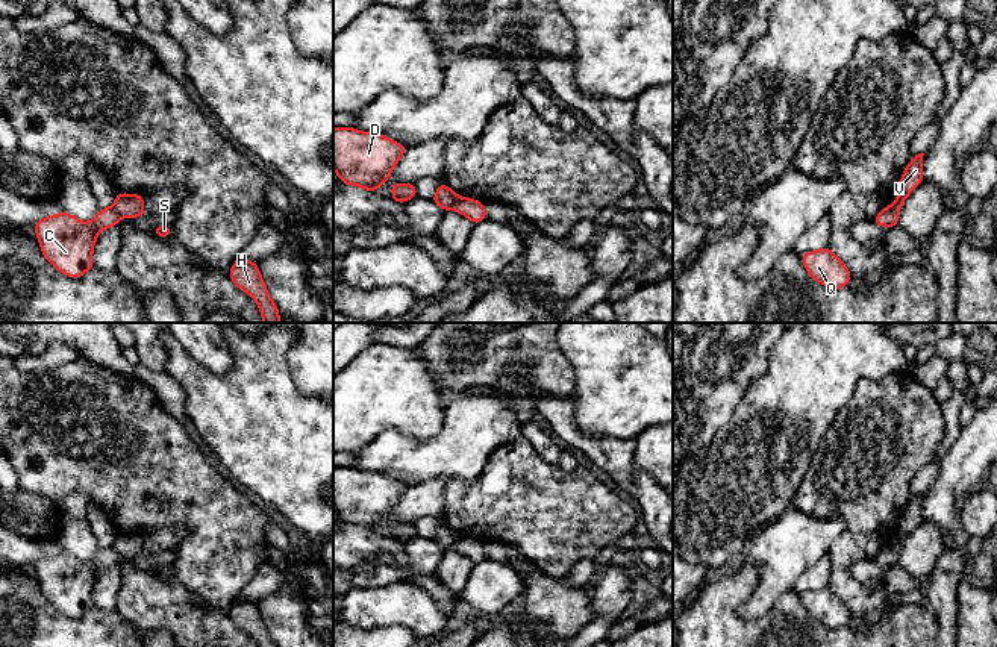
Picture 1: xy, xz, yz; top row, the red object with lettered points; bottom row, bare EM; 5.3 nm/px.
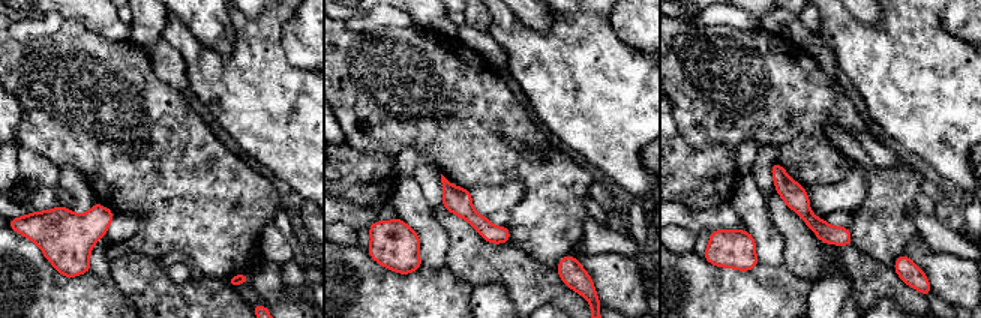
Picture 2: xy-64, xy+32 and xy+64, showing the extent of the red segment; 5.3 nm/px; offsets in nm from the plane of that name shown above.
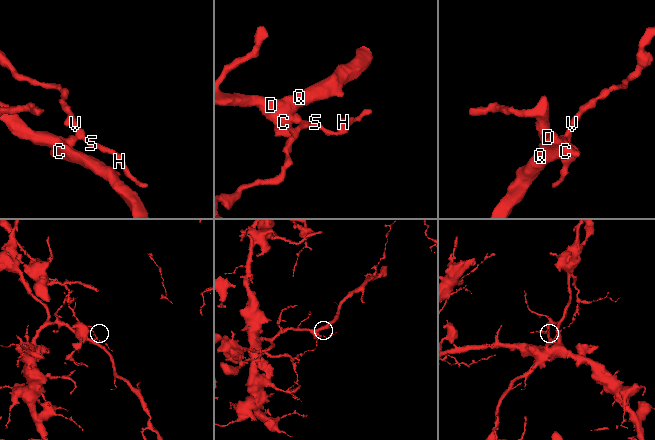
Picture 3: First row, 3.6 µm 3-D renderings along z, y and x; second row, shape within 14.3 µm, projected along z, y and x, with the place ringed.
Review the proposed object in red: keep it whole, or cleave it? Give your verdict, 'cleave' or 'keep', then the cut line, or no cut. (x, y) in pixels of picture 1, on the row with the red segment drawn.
cleave; cut in xz along (459, 199), (452, 208)

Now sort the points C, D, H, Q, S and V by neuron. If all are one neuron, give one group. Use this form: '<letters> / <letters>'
C D Q / H S V

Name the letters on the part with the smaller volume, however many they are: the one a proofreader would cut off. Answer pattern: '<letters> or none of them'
H, S, V

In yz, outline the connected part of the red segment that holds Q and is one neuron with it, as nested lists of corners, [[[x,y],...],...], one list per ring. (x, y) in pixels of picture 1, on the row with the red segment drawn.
[[[829,247],[803,253],[802,262],[814,280],[830,289],[844,288],[853,279],[845,264]]]

